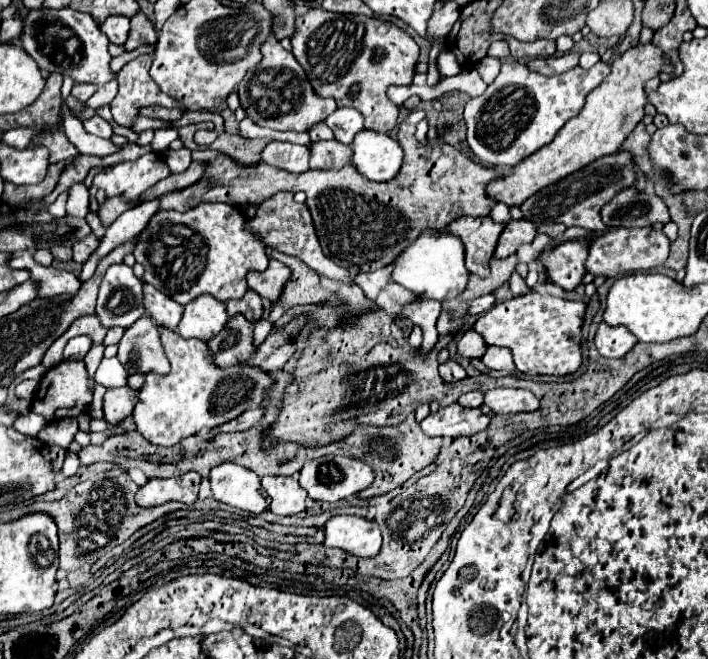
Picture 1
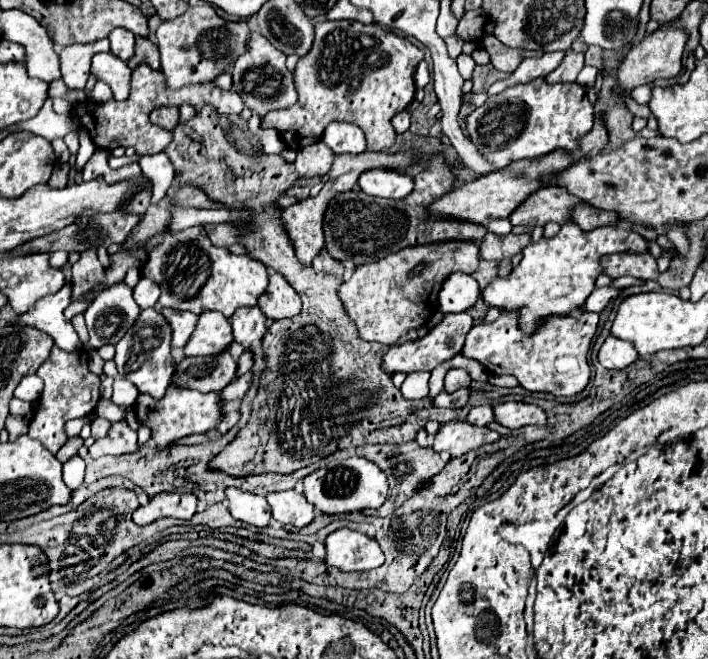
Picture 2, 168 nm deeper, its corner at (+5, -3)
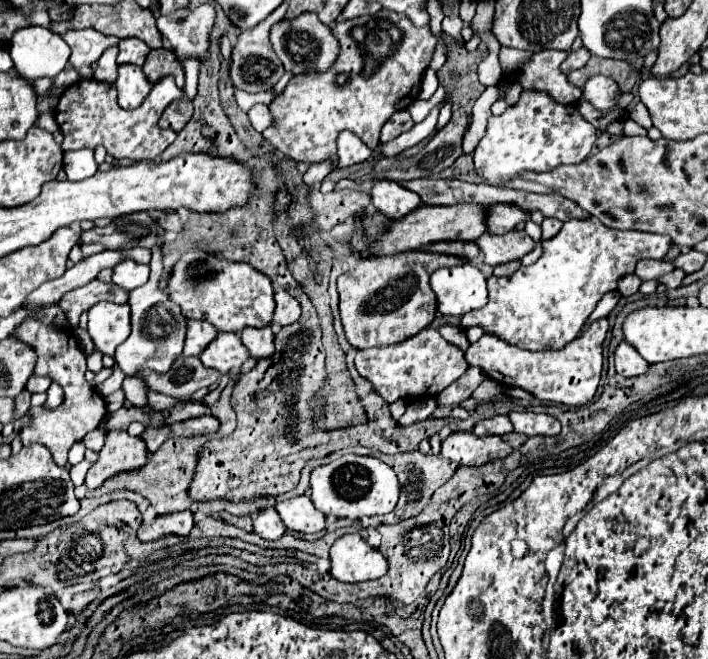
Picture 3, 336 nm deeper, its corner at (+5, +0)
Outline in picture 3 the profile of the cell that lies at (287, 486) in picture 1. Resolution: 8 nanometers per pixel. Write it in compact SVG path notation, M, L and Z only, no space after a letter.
M306 494L278 502L276 512L280 514L286 528L300 534L318 534L326 528L326 516L314 508L312 500Z

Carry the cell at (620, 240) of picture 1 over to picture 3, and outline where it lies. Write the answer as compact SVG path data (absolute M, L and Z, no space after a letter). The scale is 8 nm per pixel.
M642 260L642 262L638 262L636 274L642 282L646 282L646 280L654 280L654 278L660 278L660 276L668 274L674 268L676 268L674 264L664 262L664 260Z

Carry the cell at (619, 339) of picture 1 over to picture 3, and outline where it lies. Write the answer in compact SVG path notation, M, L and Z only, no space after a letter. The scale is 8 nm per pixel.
M622 342L616 348L616 354L614 356L616 356L616 372L622 374L622 376L626 376L626 378L640 376L640 374L646 374L648 372L648 366L650 364L628 342Z

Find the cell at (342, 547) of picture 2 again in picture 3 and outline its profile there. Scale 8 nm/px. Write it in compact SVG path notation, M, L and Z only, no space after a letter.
M344 534L330 548L330 574L340 582L366 582L386 574L388 562L360 534Z

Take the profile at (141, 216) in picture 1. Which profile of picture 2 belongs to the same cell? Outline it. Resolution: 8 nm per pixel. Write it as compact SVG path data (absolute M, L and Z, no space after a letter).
M66 283L58 293L42 297L34 305L34 309L30 309L28 313L24 313L20 317L12 317L12 321L18 319L22 325L34 325L34 327L46 331L54 339L54 343L64 351L80 349L82 343L80 343L72 323L64 319L64 309L72 301L70 293L72 293L72 283Z

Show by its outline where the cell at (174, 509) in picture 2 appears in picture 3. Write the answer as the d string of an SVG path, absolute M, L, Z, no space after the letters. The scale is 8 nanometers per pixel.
M184 510L184 512L176 512L176 514L158 516L152 526L142 524L142 528L138 530L138 538L142 542L154 542L154 540L160 540L164 536L188 538L192 526L194 526L192 514L188 510Z

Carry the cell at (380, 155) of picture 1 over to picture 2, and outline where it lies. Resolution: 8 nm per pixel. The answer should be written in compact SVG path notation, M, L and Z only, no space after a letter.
M368 169L358 179L358 187L368 195L404 199L412 191L412 179L404 173L394 173L394 169Z

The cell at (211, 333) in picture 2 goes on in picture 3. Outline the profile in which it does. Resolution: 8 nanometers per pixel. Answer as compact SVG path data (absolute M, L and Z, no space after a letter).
M218 332L216 340L200 354L200 362L220 374L230 374L234 368L242 368L250 358L250 352L242 346L240 336L232 332Z

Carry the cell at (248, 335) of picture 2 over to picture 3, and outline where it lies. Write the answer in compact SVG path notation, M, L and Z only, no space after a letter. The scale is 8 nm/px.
M270 326L260 328L260 330L258 328L244 328L240 338L254 360L274 356L274 334L270 332Z

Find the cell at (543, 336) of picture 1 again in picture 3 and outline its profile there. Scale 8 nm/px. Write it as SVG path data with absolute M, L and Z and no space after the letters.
M600 318L596 320L588 330L584 330L576 340L572 340L562 350L544 350L544 352L530 352L522 350L518 346L510 346L508 342L484 334L478 342L470 344L466 352L466 360L472 366L478 366L484 370L488 378L494 378L496 382L504 386L518 386L532 396L564 406L582 406L588 404L598 388L602 364L604 364L604 340L608 332L608 320Z

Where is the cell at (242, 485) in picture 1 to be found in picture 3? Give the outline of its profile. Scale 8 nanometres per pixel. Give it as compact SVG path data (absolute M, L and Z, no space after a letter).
M266 508L266 510L260 510L258 518L254 520L254 532L258 536L262 536L264 540L278 540L282 538L286 526L284 522L278 518L278 514L272 510L272 508Z

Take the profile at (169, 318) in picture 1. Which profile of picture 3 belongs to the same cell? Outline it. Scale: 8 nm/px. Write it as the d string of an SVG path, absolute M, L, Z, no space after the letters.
M188 320L188 336L184 344L184 356L200 356L202 350L216 338L214 326L208 322L198 322L198 320Z

